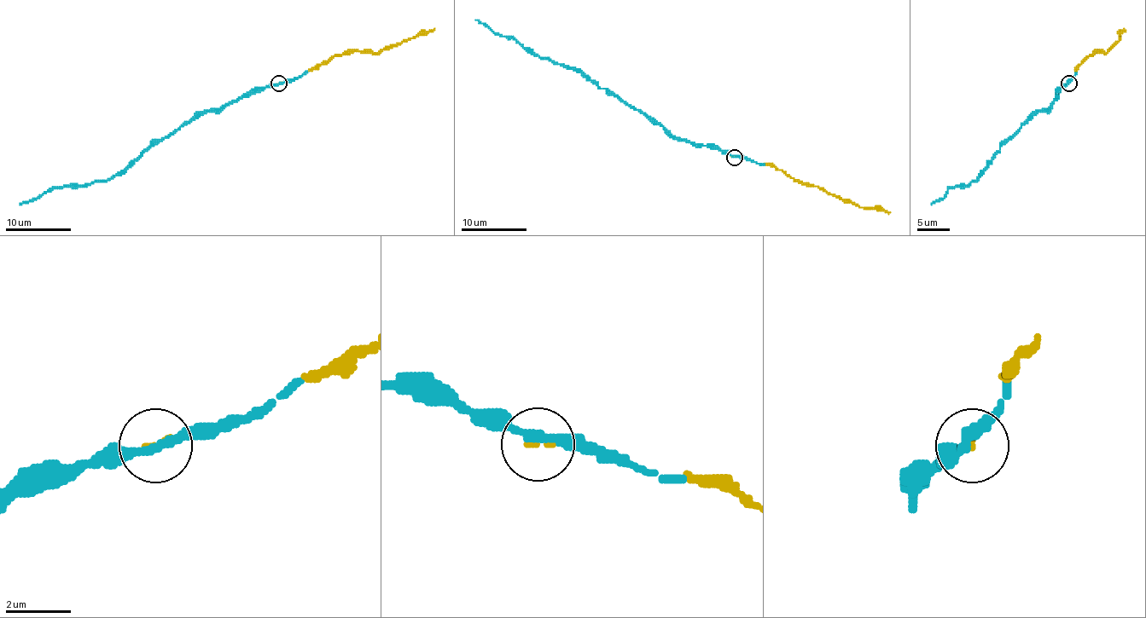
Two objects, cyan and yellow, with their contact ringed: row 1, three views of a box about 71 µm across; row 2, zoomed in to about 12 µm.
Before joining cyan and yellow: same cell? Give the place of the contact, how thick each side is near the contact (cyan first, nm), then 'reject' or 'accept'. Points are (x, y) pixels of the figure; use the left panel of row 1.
place (279, 83); calibres 280 and 140 nm; accept

